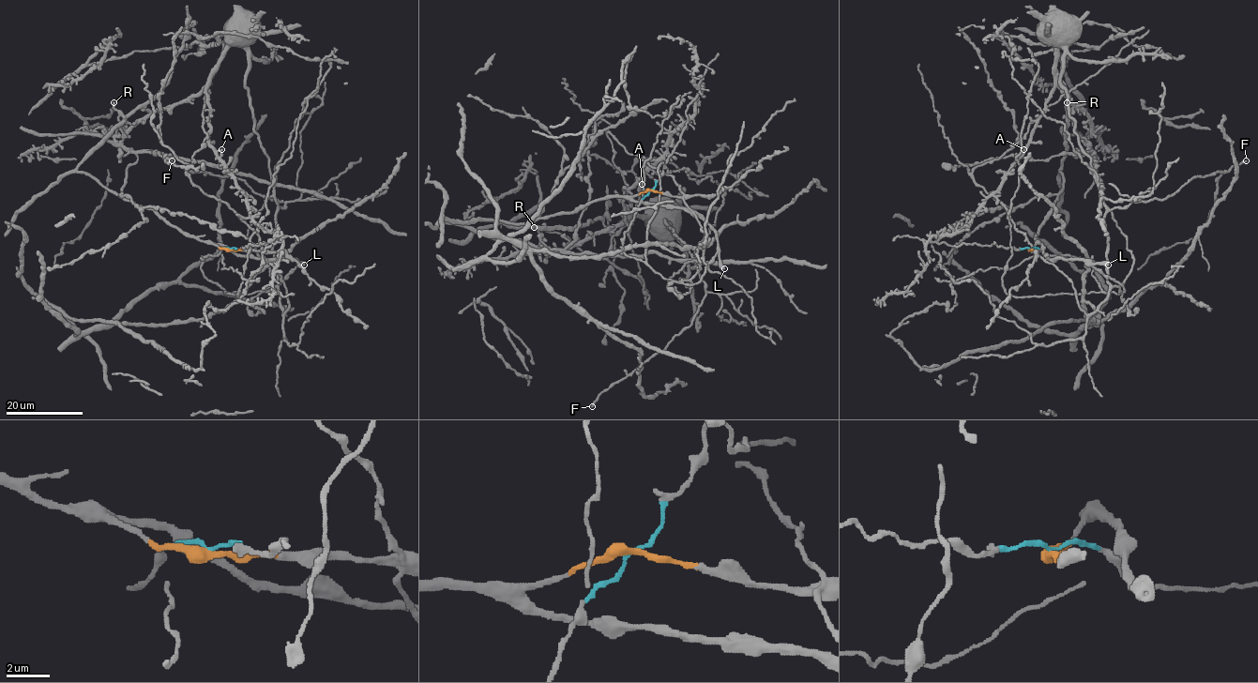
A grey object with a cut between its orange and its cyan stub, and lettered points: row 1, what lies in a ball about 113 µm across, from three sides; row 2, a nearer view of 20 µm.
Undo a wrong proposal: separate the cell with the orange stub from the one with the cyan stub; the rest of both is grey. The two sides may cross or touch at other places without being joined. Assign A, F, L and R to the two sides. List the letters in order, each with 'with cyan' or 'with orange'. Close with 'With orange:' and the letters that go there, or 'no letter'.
A: with cyan
F: with cyan
L: with orange
R: with orange
With orange: L, R

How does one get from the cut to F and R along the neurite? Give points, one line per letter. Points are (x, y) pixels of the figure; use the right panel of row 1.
F: (1030, 250), (1092, 260), (1098, 285), (1118, 294), (1107, 280), (1104, 215), (1163, 200), (1189, 179), (1246, 160)
R: (1030, 250), (1036, 245), (1036, 235), (1044, 218), (1062, 191), (1059, 170), (1066, 147), (1066, 102)

